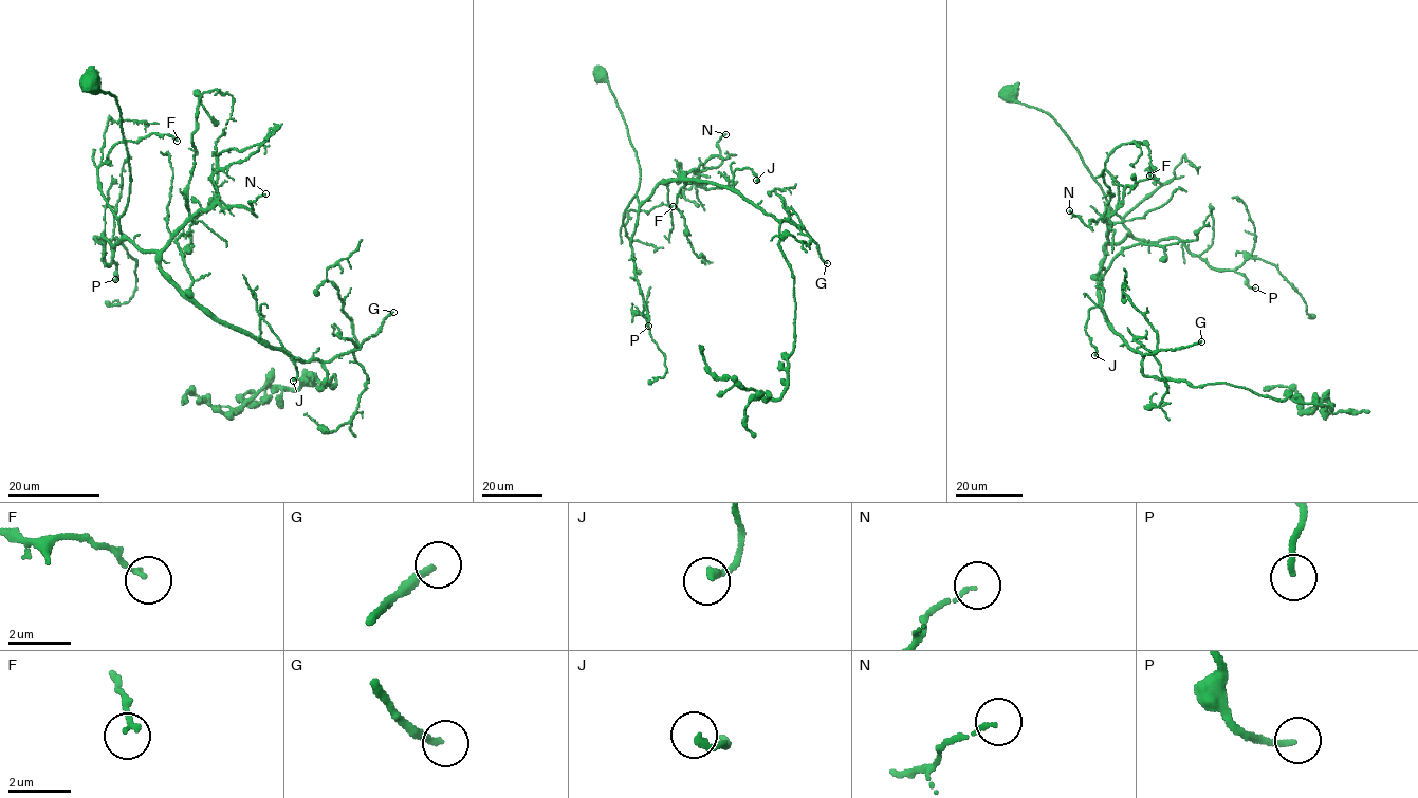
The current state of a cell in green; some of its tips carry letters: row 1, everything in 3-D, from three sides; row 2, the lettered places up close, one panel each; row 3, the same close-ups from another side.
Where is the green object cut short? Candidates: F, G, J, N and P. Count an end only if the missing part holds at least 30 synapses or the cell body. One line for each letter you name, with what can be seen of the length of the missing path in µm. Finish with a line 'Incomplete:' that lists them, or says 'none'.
G: missing 80 µm
Incomplete: G

